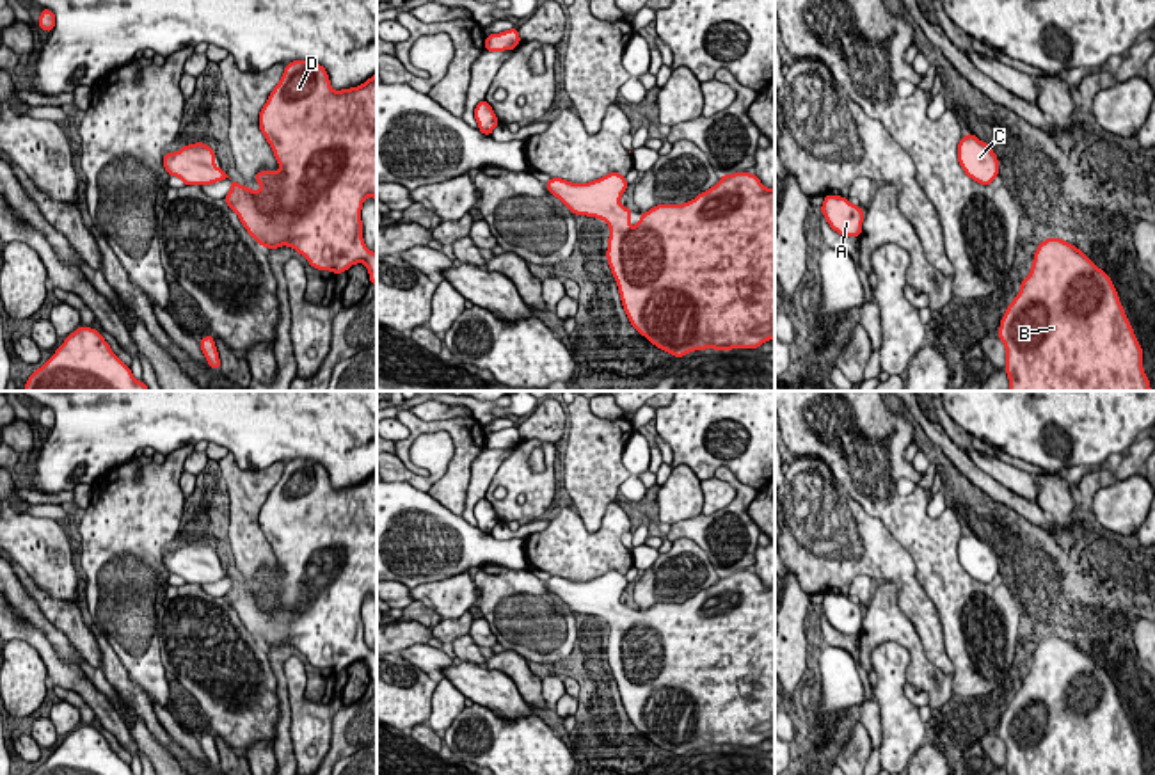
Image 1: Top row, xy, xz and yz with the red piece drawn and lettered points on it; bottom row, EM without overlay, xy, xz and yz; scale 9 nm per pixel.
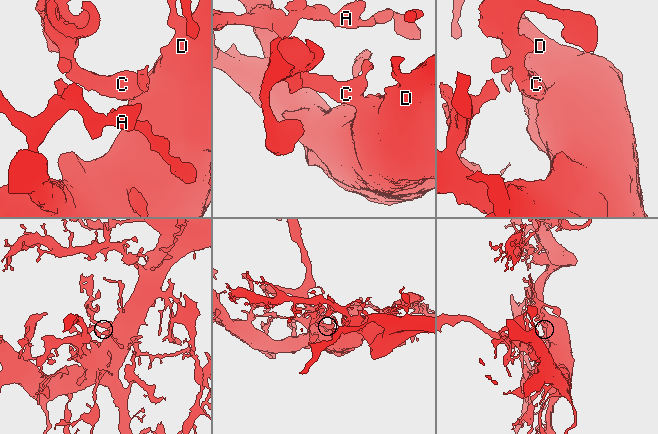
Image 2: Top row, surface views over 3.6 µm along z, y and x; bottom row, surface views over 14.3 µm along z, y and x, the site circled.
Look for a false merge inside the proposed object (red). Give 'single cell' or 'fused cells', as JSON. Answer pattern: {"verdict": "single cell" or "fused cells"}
{"verdict": "single cell"}

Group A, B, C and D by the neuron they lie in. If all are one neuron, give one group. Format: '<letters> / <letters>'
A B C D

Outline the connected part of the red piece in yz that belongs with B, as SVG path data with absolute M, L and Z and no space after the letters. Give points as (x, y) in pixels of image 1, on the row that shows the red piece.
M1047 238L1034 251L1031 272L1008 306L997 338L1006 347L1009 391L1151 391L1143 370L1143 348L1111 277L1079 247L1061 238Z

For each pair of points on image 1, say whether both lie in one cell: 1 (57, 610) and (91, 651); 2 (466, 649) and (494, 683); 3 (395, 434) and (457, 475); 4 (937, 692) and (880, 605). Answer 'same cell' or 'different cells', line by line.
1: same cell
2: different cells
3: different cells
4: same cell

